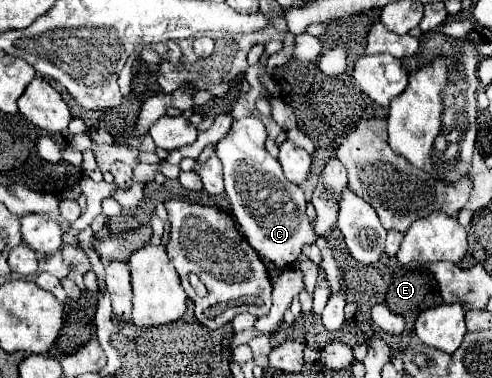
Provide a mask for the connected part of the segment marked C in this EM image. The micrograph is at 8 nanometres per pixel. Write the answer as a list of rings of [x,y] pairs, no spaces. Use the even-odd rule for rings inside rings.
[[[243,117],[231,125],[231,131],[215,145],[215,151],[223,163],[225,193],[229,197],[239,231],[245,237],[245,241],[257,251],[257,255],[265,263],[265,267],[271,271],[271,269],[281,269],[285,265],[295,263],[301,249],[305,245],[311,245],[317,241],[317,233],[313,231],[311,221],[305,215],[307,199],[303,195],[303,189],[285,179],[279,161],[273,159],[265,151],[265,145],[263,145],[265,137],[267,137],[267,131],[257,117]]]

